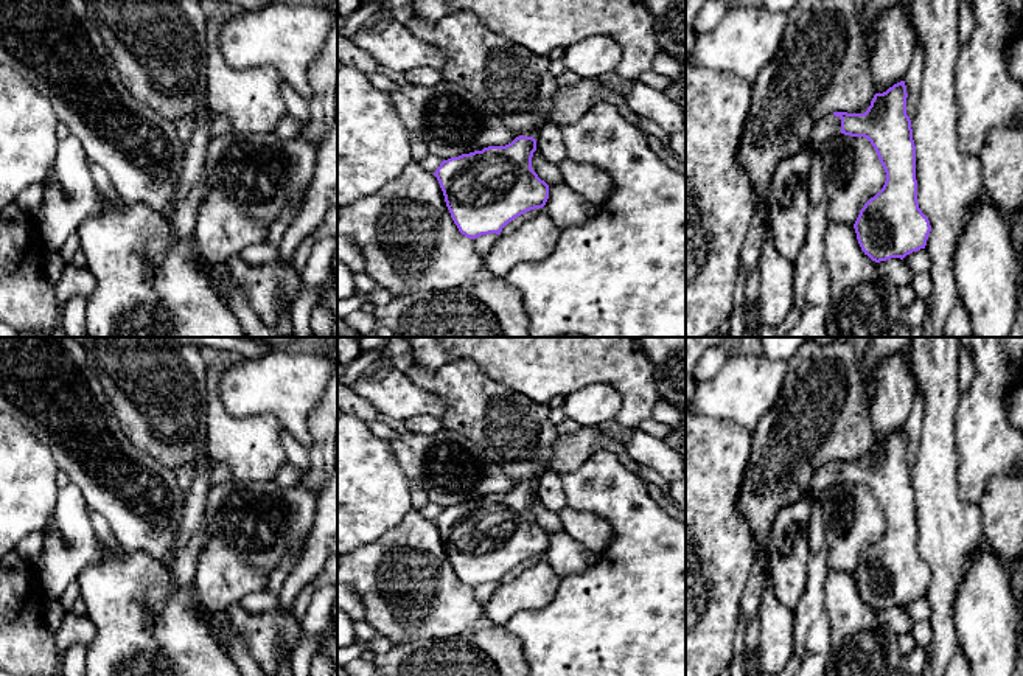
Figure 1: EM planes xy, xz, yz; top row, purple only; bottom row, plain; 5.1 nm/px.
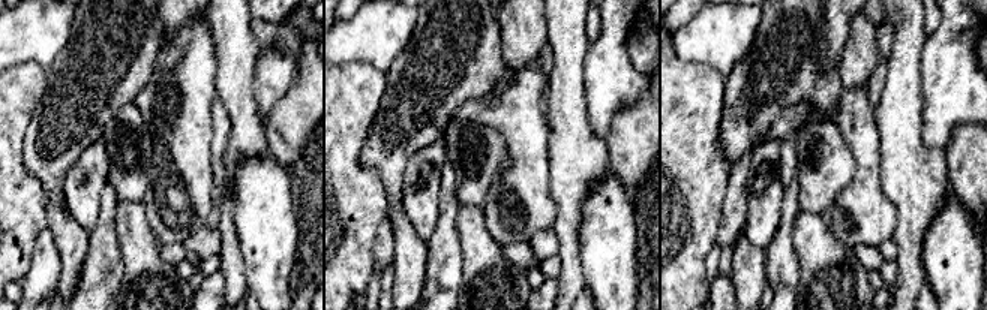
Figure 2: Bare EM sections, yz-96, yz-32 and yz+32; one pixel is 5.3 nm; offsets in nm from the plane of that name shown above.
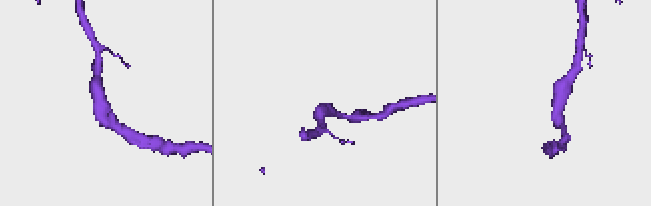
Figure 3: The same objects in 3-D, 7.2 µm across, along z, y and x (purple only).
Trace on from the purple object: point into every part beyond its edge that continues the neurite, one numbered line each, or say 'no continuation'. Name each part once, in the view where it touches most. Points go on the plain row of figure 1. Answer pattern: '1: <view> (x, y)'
1: yz (829, 474)

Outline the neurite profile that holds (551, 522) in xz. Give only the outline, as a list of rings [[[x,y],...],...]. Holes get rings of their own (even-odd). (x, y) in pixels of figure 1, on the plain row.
[[[538,499],[532,505],[532,517],[538,522],[541,528],[547,533],[563,531],[563,522],[558,513],[546,510]]]

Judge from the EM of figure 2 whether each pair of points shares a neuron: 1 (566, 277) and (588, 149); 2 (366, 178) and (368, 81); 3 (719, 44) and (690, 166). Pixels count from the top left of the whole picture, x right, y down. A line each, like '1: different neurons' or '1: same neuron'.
1: same neuron
2: same neuron
3: different neurons

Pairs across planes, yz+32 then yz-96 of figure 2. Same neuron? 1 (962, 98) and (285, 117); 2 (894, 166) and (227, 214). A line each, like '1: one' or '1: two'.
1: two
2: one

